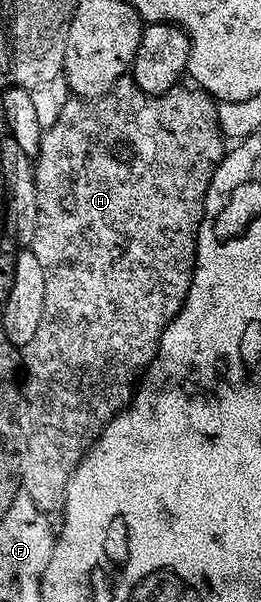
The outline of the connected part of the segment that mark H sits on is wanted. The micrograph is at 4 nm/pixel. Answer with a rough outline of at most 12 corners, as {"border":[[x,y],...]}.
{"border":[[131,78],[34,157],[19,487],[63,509],[196,268],[217,101]]}

